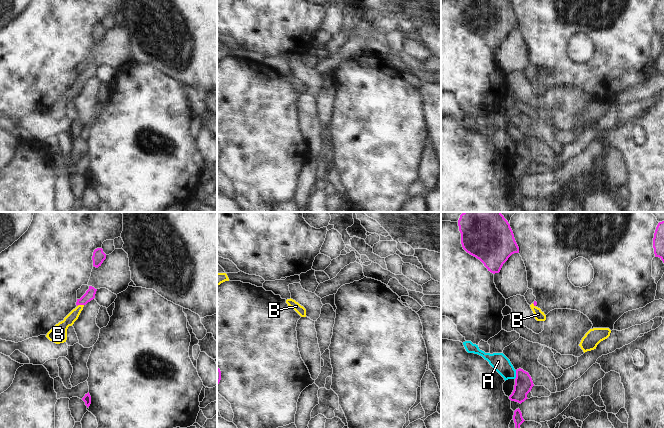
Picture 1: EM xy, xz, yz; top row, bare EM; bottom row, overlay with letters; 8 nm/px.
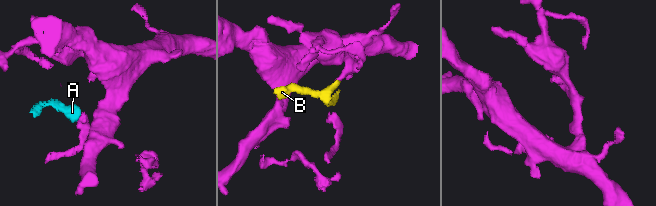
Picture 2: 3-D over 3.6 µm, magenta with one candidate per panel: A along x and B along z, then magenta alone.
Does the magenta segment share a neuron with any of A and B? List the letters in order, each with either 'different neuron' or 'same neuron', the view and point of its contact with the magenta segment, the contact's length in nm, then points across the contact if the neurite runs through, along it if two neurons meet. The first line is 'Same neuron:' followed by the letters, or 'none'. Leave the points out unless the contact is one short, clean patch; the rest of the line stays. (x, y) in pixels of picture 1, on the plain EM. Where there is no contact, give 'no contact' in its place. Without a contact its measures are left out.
Same neuron: B
A: different neuron; meets magenta in yz at (516, 150); contact 70 nm long; border along yz (516, 146), (514, 154)
B: same neuron; meets magenta in xy at (80, 80); contact 60 nm long; runs through xy (90, 69), (80, 80), (77, 87), (61, 104)

